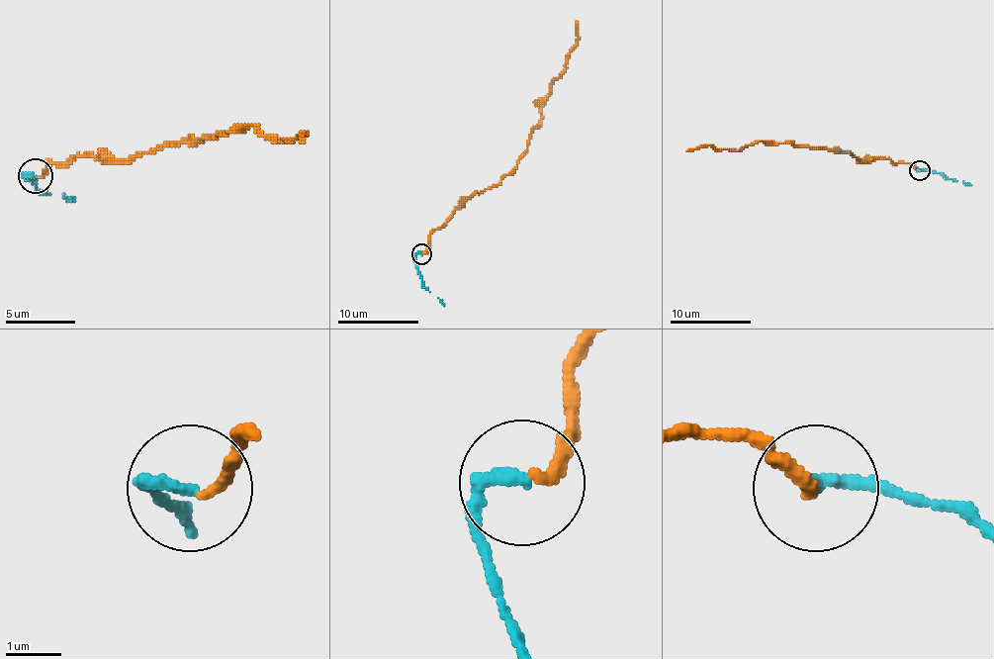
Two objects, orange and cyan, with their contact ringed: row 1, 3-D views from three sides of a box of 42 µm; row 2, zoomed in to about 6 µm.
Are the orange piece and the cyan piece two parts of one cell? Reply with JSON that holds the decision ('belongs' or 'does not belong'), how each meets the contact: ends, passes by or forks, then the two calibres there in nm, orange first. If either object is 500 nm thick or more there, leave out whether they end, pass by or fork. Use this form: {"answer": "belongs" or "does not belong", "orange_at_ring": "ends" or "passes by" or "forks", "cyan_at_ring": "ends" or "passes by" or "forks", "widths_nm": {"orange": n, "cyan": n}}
{"answer": "belongs", "orange_at_ring": "ends", "cyan_at_ring": "ends", "widths_nm": {"orange": 200, "cyan": 240}}

